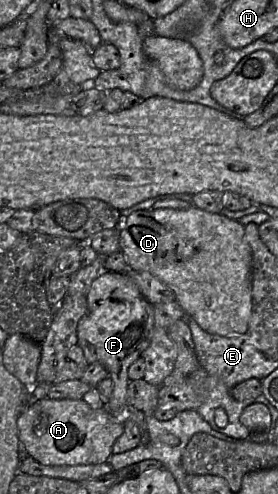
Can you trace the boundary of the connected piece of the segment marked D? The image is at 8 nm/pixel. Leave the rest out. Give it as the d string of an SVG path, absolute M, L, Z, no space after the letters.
M195 206L183 210L137 210L118 227L120 252L129 270L149 272L170 288L185 315L193 318L204 331L238 336L247 332L251 315L251 249L244 236L244 226L237 220Z

